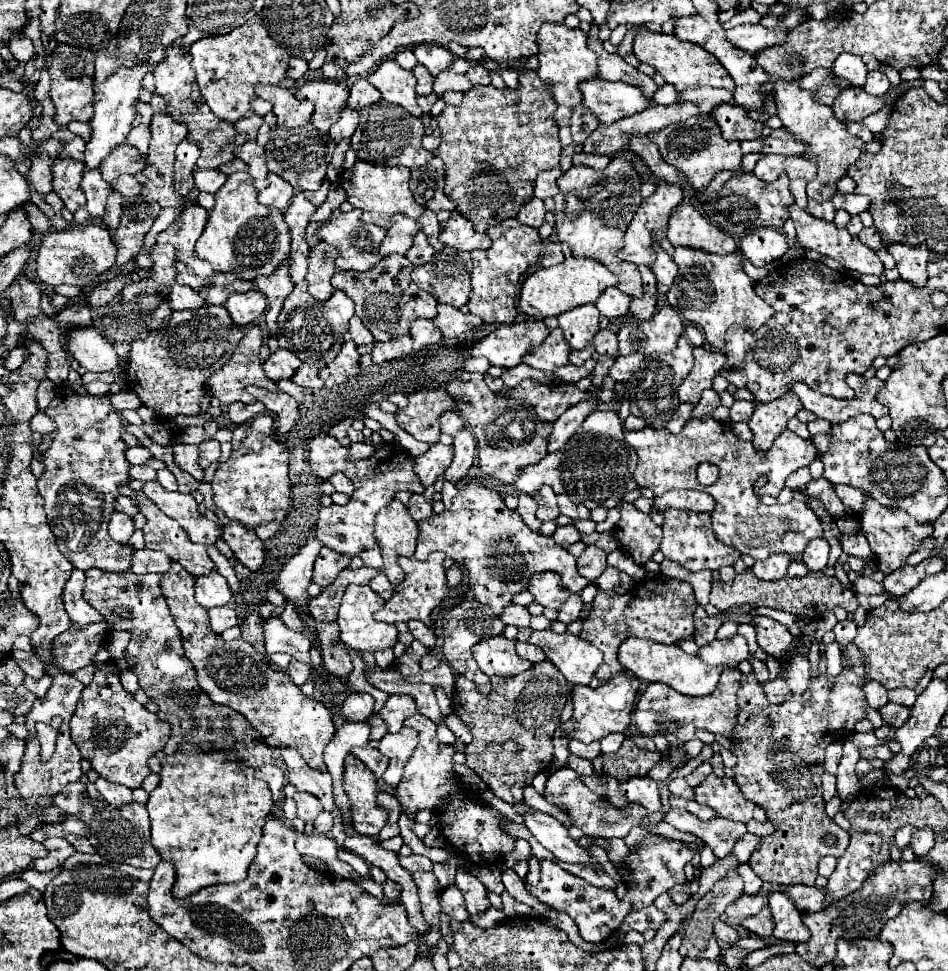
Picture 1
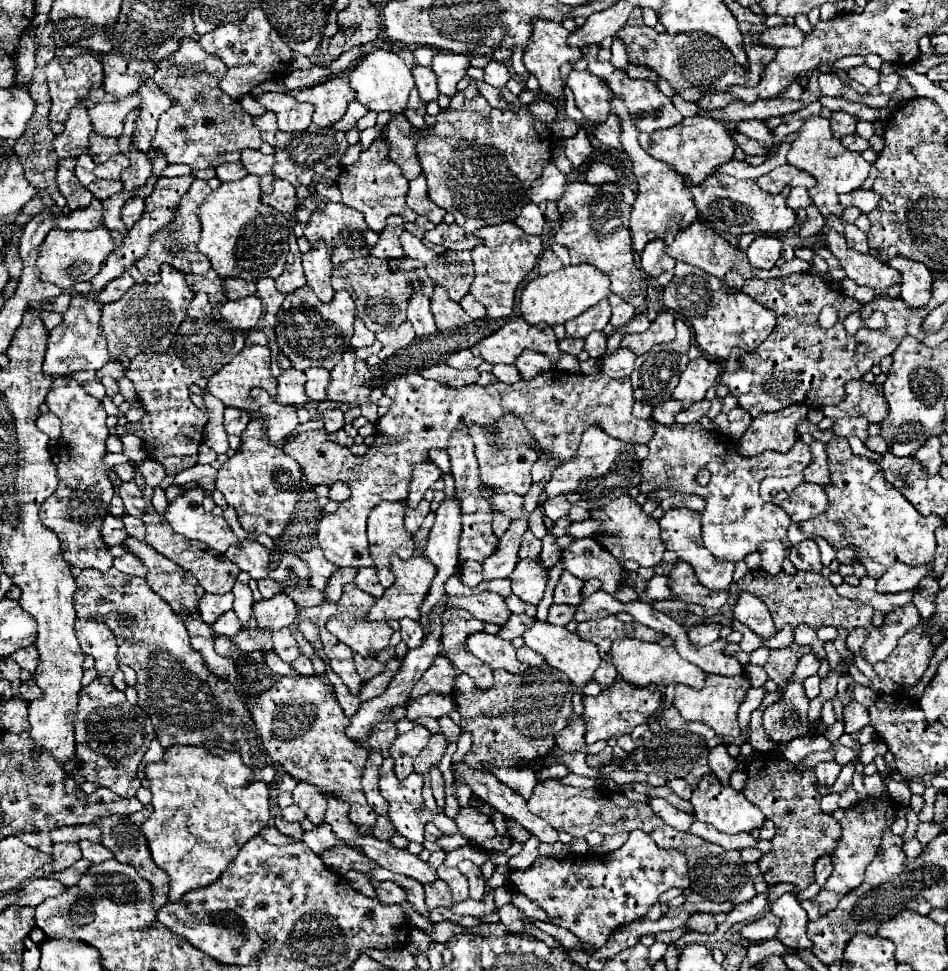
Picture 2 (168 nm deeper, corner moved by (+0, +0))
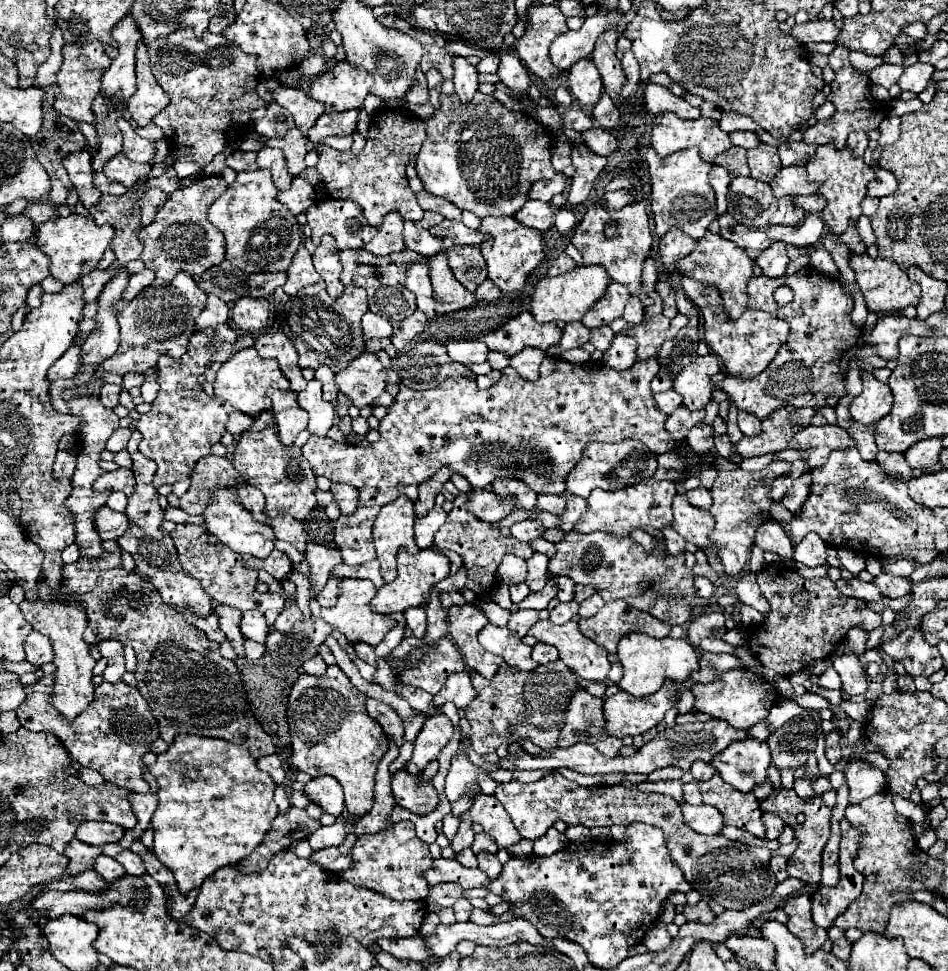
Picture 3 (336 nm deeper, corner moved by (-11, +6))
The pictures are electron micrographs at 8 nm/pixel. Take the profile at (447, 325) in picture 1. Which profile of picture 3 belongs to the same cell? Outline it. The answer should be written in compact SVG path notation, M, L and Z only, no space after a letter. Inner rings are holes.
M443 239L441 253L433 255L429 259L429 269L431 269L431 283L435 291L435 313L451 313L465 309L473 305L477 299L473 293L469 293L451 273L449 263L447 263L447 249L453 243L449 239Z

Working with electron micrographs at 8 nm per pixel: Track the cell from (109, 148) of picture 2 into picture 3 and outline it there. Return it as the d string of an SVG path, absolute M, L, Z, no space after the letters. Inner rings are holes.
M122 117L117 119L117 125L123 133L123 153L127 157L131 157L131 161L139 161L139 163L151 163L151 159L155 157L157 149L155 149L155 141L143 139L139 137L133 127L129 125L129 121L125 121Z

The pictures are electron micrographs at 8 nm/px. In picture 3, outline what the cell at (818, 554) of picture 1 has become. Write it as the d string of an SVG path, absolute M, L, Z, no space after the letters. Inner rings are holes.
M809 533L807 537L801 539L801 543L795 547L793 559L805 567L817 567L823 565L827 557L827 543L815 533Z

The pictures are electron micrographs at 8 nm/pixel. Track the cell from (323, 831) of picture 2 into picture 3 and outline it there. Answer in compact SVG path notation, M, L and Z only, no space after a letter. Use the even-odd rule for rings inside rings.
M337 821L331 827L319 827L307 839L307 843L313 851L319 851L319 849L327 849L327 847L337 847L337 845L343 843L343 839L345 839L345 823Z

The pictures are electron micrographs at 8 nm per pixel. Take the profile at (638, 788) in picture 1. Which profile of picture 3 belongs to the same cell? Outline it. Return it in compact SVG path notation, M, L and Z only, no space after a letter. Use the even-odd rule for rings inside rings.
M681 803L681 809L683 809L683 817L685 817L687 825L697 833L719 835L725 827L723 815L711 805L693 807L693 805L687 805L687 803Z

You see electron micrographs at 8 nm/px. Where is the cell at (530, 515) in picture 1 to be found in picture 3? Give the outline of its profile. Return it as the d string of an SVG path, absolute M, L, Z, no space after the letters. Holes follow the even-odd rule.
M473 489L471 491L471 501L467 501L467 507L471 509L471 513L475 513L475 517L479 517L481 521L487 523L495 523L505 519L513 509L513 501L501 501L493 491L489 489Z

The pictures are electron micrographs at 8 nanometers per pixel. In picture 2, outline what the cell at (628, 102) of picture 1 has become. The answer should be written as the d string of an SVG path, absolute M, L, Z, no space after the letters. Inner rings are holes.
M572 71L566 79L566 85L574 91L576 107L588 121L602 123L602 119L612 113L612 91L604 79L600 81L588 71Z

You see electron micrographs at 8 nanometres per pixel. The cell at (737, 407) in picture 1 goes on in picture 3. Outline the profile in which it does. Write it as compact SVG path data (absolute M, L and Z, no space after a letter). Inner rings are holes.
M739 411L739 431L743 435L759 435L761 431L761 421L757 417L753 417L751 413L745 413L745 411Z

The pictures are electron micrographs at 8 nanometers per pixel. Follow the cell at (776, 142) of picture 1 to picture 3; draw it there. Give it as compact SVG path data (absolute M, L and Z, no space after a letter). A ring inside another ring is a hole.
M733 131L733 133L729 133L729 137L735 147L743 147L743 149L751 149L761 143L757 133L753 133L753 131Z

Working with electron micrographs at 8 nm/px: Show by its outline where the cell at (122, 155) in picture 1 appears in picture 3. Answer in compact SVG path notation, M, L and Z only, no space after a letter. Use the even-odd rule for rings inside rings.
M117 153L115 157L111 157L105 167L103 173L111 179L117 179L119 183L127 185L127 189L131 189L131 185L141 179L143 175L147 175L151 171L149 163L135 163L131 159L127 159L123 153Z

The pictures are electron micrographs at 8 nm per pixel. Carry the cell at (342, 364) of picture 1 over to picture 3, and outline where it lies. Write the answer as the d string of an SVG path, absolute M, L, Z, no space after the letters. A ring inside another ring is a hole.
M369 351L351 361L347 369L341 369L335 381L339 385L339 391L345 393L357 407L369 405L387 387L387 381L383 377L383 365L377 355Z

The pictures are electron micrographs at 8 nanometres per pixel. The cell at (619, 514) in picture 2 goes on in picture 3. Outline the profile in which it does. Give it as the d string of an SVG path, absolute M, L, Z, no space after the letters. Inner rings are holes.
M655 477L645 479L645 481L631 485L627 489L619 489L619 491L593 489L591 495L585 499L587 509L581 515L581 519L575 523L573 529L579 533L605 531L605 533L617 533L617 535L629 535L635 527L643 529L645 525L651 525L655 529L663 529L663 527L671 525L671 521L673 521L671 499L675 493L677 493L677 489L671 481L659 481Z

